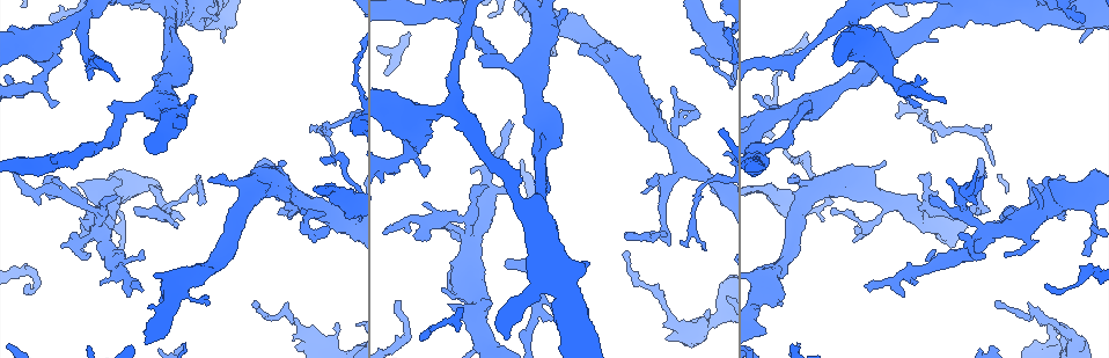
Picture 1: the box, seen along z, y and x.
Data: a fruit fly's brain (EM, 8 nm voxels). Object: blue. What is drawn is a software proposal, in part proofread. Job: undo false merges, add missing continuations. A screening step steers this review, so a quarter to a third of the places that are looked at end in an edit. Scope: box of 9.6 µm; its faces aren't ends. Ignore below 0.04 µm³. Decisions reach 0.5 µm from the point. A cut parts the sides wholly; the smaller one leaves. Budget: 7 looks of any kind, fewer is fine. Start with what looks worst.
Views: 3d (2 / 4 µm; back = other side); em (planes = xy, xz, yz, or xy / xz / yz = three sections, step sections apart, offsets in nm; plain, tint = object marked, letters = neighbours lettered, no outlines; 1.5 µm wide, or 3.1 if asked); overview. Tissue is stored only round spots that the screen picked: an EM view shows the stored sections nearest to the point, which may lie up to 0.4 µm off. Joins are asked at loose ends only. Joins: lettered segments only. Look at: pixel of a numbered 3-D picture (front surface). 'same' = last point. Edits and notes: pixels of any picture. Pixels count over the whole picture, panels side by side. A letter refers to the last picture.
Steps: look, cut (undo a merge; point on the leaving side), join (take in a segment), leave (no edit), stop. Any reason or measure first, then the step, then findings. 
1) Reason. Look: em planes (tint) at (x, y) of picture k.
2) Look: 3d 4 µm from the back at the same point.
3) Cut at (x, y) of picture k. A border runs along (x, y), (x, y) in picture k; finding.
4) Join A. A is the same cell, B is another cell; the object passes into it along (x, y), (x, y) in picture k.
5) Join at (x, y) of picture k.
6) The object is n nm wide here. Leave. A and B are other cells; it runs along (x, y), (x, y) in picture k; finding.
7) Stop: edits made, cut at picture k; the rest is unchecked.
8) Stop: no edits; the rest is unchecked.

Look: em planes (letters) at (707, 310) of picture 1.

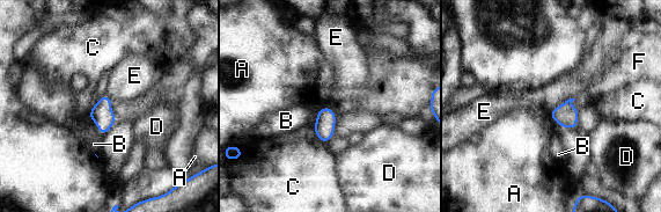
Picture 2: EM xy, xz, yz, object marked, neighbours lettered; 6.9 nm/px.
Leave. A, B, C, D, E and F are other cells; a border runs along (548, 114), (556, 123) in picture 2; no lettered segment goes on from it.

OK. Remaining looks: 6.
Branch stops here. Look: em xy step 4 (letters) at (197, 175) of picture 1.

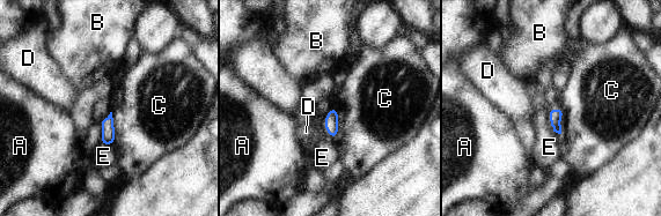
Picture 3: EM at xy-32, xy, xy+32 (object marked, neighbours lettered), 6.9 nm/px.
Cut it another way. Look: em planes (letters) at the same point.

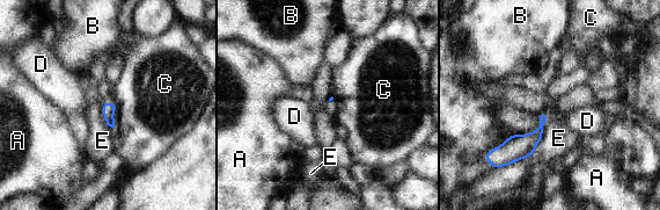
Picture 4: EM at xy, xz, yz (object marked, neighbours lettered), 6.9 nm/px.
The longest contact is with E, 500 nm. Leave. A, B, C, D and E are other cells; a border runs along (545, 109), (536, 150), (500, 167) in picture 4; none of them fits.

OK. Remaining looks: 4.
An open end. Look: em planes (plain) at (994, 303) of picture 1.

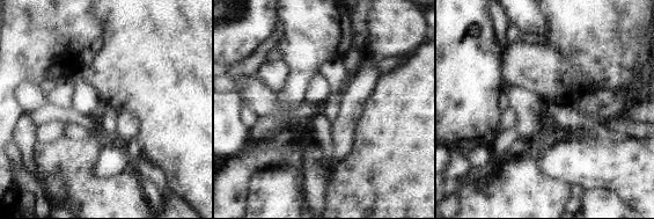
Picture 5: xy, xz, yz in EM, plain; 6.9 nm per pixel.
See the neighbours. Look: em planes (letters) at the same point.

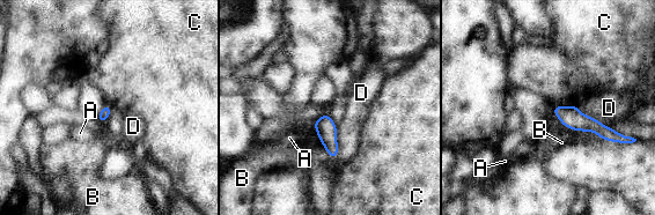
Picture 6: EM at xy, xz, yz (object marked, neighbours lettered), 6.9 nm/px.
Leave. A, B, C and D are other cells; it runs along (556, 109), (616, 136) in picture 6; none of them fits.

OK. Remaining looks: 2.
Stop: no edits; the rest is unchecked.

